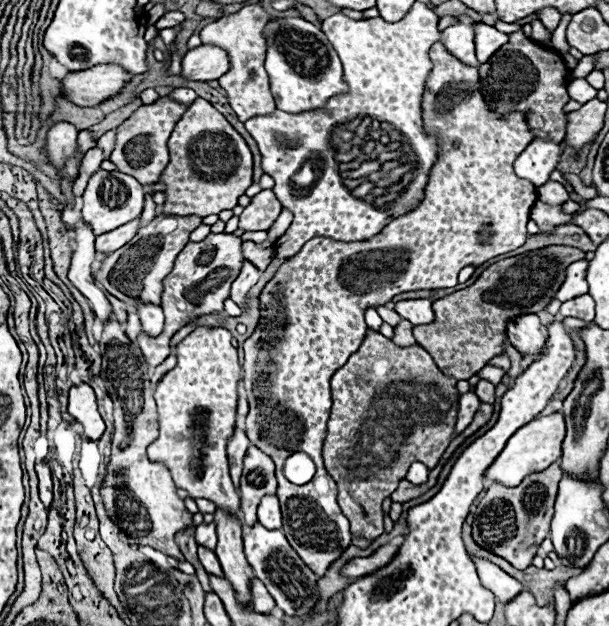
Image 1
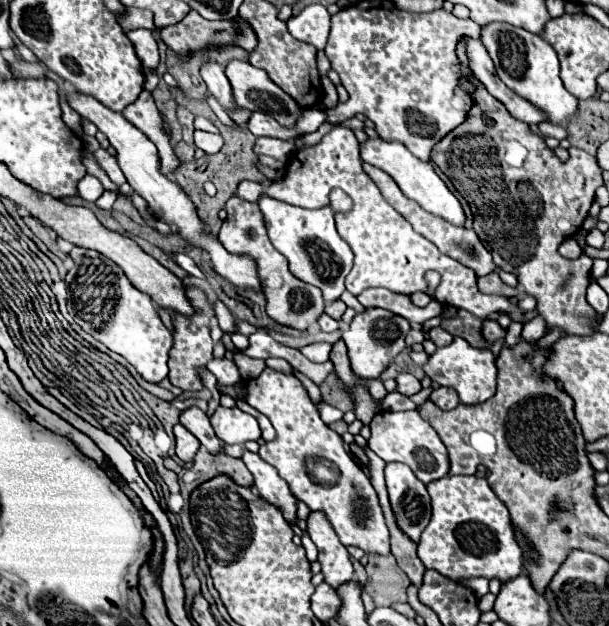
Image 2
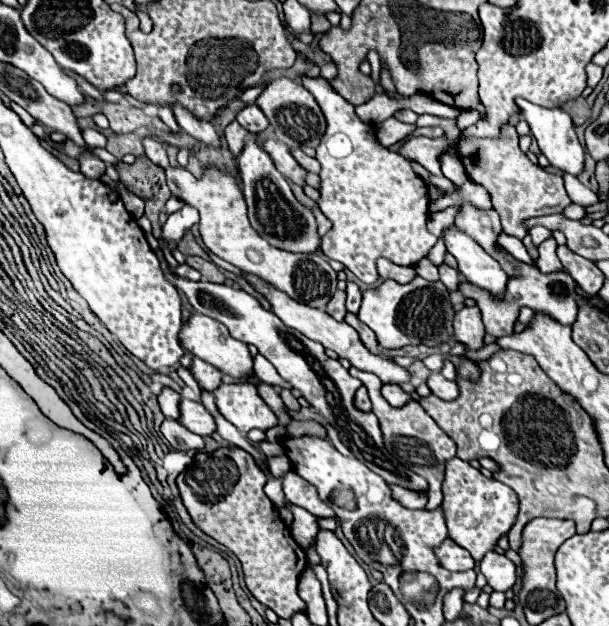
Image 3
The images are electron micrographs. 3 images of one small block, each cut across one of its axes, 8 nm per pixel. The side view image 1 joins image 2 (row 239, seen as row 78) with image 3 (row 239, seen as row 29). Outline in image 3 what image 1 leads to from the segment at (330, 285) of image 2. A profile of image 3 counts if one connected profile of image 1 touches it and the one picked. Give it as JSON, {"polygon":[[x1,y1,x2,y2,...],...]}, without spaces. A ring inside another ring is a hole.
{"polygon":[[270,128,262,134,248,134,240,156,236,158,238,170,244,184,244,200,248,204,248,218,252,228,272,246,288,250,288,252,316,252,320,246,320,238,316,234,316,220,314,214,304,208,292,194,286,178,278,172,274,160,264,150,264,142,268,140]]}

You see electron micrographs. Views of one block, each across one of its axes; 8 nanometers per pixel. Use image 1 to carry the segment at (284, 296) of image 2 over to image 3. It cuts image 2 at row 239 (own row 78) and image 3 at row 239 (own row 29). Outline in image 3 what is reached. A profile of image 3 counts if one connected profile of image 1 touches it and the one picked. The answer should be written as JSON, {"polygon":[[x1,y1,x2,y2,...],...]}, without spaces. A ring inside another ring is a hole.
{"polygon":[[166,168,166,180,170,192,176,198,180,198,184,204,194,206,200,212,200,234,204,244,210,248,210,252,234,264,242,272,254,274,264,282,268,282,270,286,290,294,300,304,308,304,320,310,326,308,338,284,334,268,320,254,310,254,310,256,302,252,294,254,274,248,266,240,262,240,262,236,258,236,258,232,248,222,244,196,238,188,238,182,232,176,216,168,210,168,206,170,206,174,202,174,202,178,194,178,184,168]]}

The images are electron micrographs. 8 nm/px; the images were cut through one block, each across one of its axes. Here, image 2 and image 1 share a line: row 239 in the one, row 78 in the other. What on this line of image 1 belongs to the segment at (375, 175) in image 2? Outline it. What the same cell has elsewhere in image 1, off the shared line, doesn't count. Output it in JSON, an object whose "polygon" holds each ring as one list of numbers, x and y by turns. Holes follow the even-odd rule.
{"polygon":[[434,42,430,46,428,56,432,62,432,70,422,94,422,122,424,130,436,136,440,152,438,160,430,168,430,176,424,186,424,198,414,210,394,218,382,228,382,232,368,240,340,242,328,238,312,238,302,246,298,254,286,258,260,294,260,322,254,334,242,346,244,388,250,404,250,412,246,416,246,434,254,446,258,446,274,460,278,478,276,496,280,500,284,516,282,530,290,540,290,546,304,560,304,564,318,576,324,576,326,568,348,548,352,538,348,520,342,516,336,504,336,482,330,474,326,474,320,450,332,406,330,378,338,368,346,364,348,356,352,356,356,348,360,348,366,336,364,310,382,306,402,292,456,286,458,272,464,266,480,266,498,254,520,248,528,236,526,224,530,220,530,208,538,198,534,184,518,178,512,170,516,156,532,142,532,132,526,124,526,118,518,112,512,112,506,118,494,116,488,110,488,104,480,92,478,68,470,68,454,60,454,56,450,56,440,42],[484,224,492,226,494,232,488,244,482,244,476,236,476,232],[294,452,308,454,316,464,314,478,304,486,290,484,282,474,284,460]]}

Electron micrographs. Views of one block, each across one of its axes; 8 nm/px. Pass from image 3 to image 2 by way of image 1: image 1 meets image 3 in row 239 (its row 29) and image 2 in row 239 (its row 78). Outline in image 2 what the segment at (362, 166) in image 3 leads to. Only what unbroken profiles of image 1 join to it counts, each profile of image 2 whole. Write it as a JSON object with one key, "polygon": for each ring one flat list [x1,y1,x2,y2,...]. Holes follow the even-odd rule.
{"polygon":[[334,126,318,144,310,148,296,150,292,158,286,164,284,178,278,182,272,182,266,188,266,194,270,198,282,200,286,204,294,204,300,208,322,208,330,204,330,190,340,188,352,198,352,210,350,212,338,212,336,218,336,230,338,234,350,244,354,252,354,268,346,276,346,290,358,296,366,288,386,288,396,294,414,294,414,292,426,292,434,300,438,300,442,306,462,308,476,316,488,316,492,312,508,314,512,322,526,324,524,310,518,304,512,304,506,296,494,296,494,294,482,294,476,286,476,274,462,266,460,262,446,258,432,242,428,242,424,236,420,236,404,216,400,216,380,194,374,180,362,170,362,160,358,154,358,140,354,132,346,126],[428,270,440,272,442,280,434,292,428,290,428,282,424,280,424,274]]}

